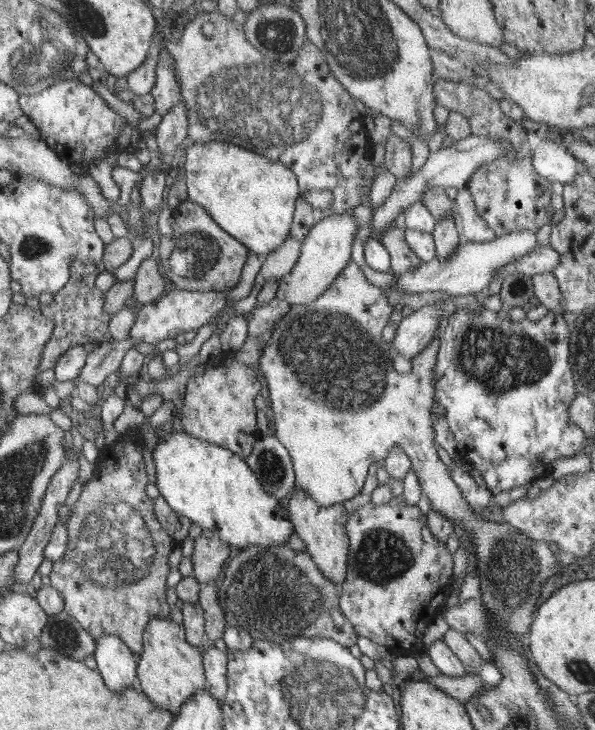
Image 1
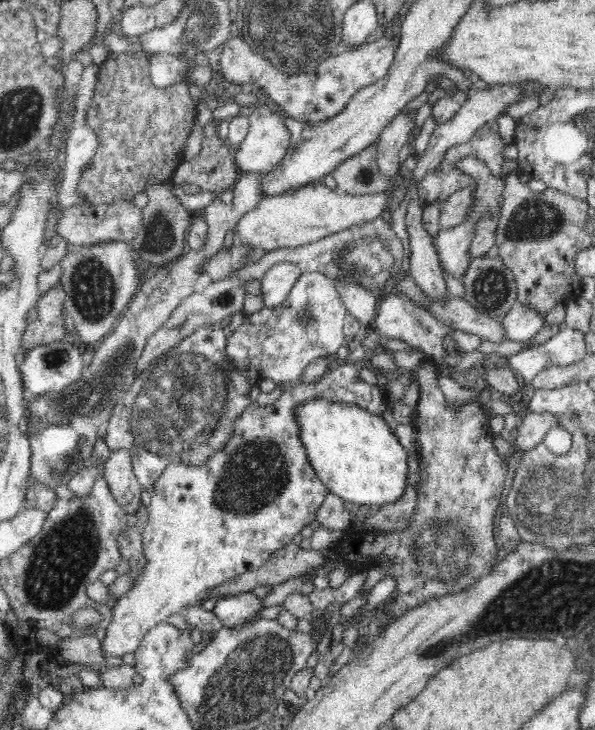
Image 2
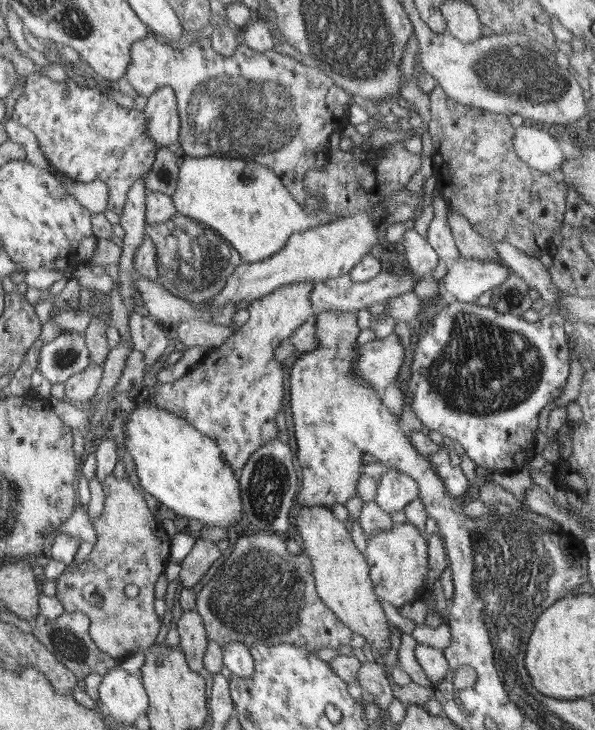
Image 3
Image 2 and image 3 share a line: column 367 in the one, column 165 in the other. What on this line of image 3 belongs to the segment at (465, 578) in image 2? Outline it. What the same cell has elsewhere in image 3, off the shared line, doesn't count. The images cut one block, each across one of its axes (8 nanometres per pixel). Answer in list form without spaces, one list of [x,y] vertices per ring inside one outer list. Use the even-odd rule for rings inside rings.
[[[115,476],[106,477],[102,482],[102,488],[105,494],[104,511],[102,511],[102,514],[100,514],[100,517],[96,521],[92,522],[98,536],[98,541],[93,546],[88,561],[82,562],[82,564],[72,563],[69,566],[69,570],[66,570],[64,575],[61,575],[56,579],[56,596],[63,604],[66,613],[79,610],[86,614],[86,616],[89,616],[89,634],[93,640],[93,644],[101,652],[104,652],[111,658],[121,661],[139,651],[155,646],[156,642],[158,642],[158,634],[162,634],[162,618],[157,614],[158,582],[162,582],[162,574],[166,575],[166,568],[168,568],[168,564],[170,564],[171,561],[169,554],[170,546],[172,546],[172,540],[174,540],[174,538],[170,537],[170,530],[166,530],[166,526],[163,526],[163,523],[158,521],[158,514],[154,514],[156,508],[155,506],[150,506],[150,492],[146,492],[142,486],[138,486],[138,482],[133,482],[132,477],[122,478],[121,480],[118,480]]]

